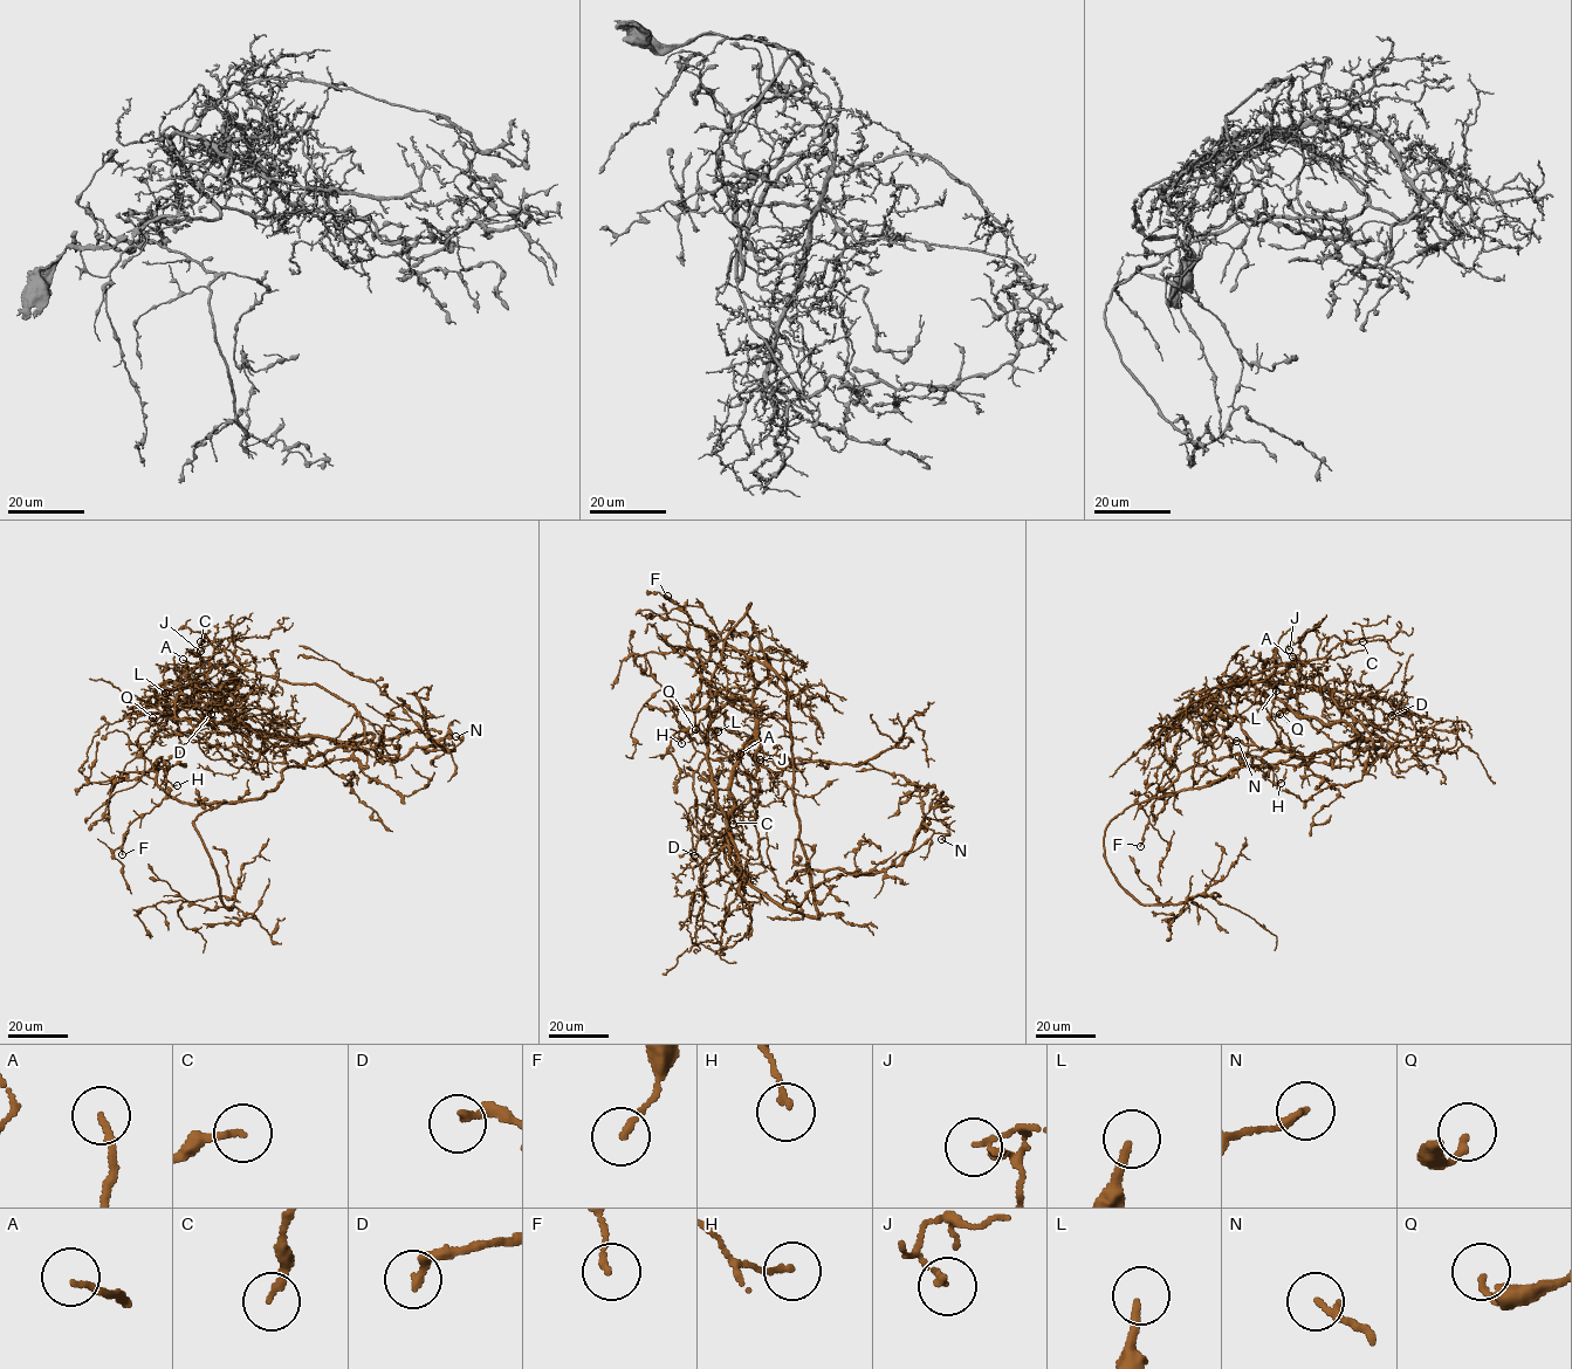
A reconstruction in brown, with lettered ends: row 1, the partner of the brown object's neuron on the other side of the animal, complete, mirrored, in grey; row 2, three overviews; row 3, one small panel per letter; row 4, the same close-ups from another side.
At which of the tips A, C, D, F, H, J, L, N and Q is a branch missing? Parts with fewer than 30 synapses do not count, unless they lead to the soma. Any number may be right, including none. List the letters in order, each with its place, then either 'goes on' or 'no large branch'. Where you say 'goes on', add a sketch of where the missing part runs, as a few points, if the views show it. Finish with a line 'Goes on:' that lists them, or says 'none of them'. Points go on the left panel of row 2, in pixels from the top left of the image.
A: (183, 659) | no large branch
C: (200, 641) | no large branch
D: (211, 714) | no large branch
F: (122, 854) | no large branch
H: (177, 785) | no large branch
J: (200, 651) | no large branch
L: (165, 693) | goes on | (165, 693), (163, 676), (190, 653), (198, 639)
N: (455, 736) | no large branch
Q: (152, 717) | no large branch
Goes on: L

